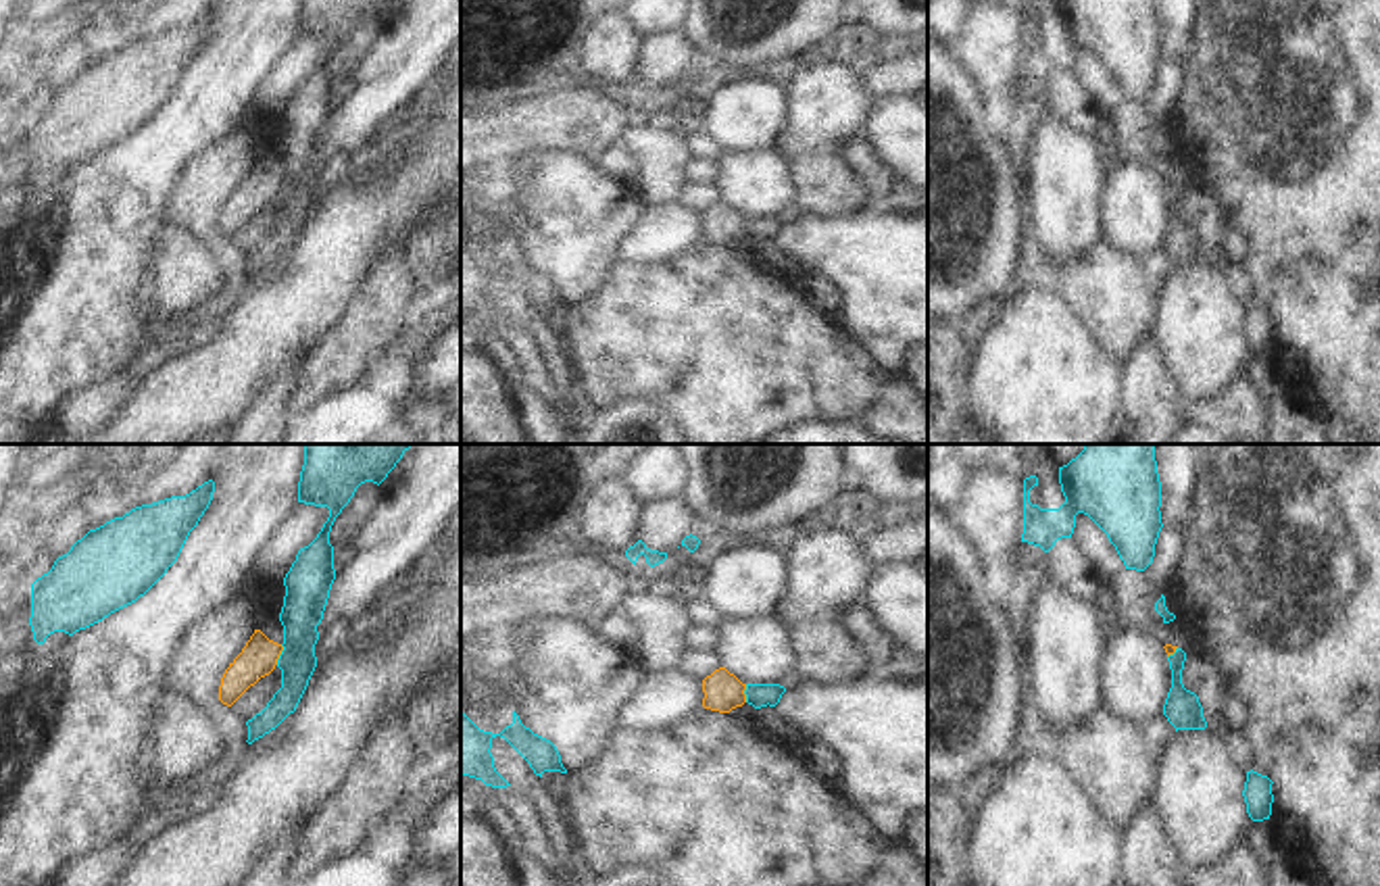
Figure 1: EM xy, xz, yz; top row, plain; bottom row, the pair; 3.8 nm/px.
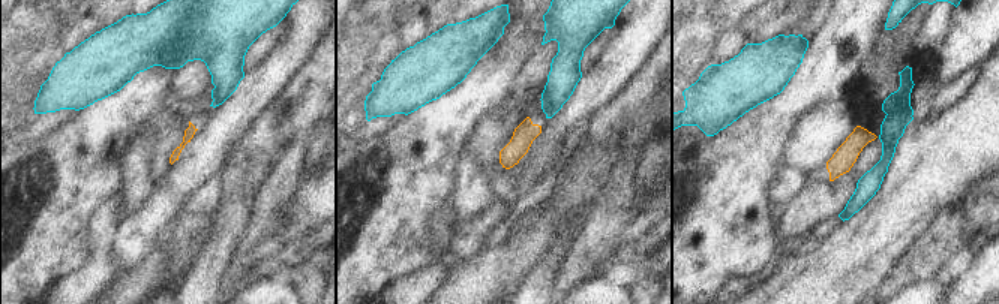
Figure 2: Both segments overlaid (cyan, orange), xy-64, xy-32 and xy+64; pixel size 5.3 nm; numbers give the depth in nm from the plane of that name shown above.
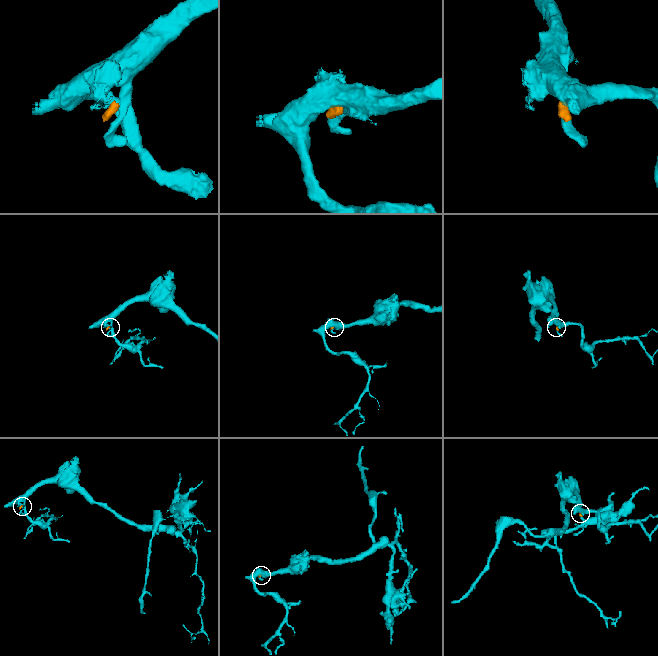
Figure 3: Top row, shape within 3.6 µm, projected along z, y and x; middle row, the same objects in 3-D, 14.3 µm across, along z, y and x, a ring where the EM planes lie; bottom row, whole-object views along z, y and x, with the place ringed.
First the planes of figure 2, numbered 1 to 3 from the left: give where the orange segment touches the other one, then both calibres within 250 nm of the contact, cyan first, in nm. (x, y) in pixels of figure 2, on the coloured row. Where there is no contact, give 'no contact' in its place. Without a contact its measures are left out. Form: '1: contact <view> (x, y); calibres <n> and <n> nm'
1: no contact
2: no contact
3: no contact

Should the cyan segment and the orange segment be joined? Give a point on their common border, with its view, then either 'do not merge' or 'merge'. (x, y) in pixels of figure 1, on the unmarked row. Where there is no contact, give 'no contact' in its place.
xy (280, 188) | do not merge

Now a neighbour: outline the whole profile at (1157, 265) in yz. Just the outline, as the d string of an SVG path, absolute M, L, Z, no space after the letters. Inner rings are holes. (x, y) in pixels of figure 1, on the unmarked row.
M1157 246L1142 263L1142 279L1151 296L1159 298L1163 286L1172 271L1176 269L1176 261L1167 254L1167 250Z

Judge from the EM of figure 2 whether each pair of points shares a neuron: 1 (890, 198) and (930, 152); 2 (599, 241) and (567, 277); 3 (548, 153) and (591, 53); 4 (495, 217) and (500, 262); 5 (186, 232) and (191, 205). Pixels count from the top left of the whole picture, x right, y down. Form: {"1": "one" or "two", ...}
{"1": "one", "2": "one", "3": "two", "4": "two", "5": "two"}

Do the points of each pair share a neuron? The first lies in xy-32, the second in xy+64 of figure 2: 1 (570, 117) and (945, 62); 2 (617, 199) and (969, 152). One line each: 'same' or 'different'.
1: same
2: different

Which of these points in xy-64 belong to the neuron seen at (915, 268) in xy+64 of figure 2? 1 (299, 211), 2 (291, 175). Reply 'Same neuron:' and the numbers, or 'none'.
Same neuron: 2

